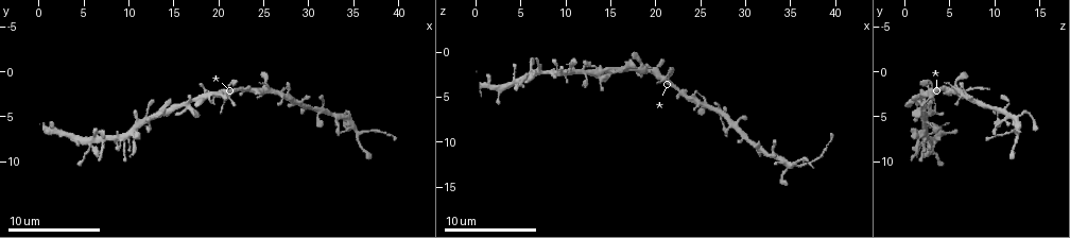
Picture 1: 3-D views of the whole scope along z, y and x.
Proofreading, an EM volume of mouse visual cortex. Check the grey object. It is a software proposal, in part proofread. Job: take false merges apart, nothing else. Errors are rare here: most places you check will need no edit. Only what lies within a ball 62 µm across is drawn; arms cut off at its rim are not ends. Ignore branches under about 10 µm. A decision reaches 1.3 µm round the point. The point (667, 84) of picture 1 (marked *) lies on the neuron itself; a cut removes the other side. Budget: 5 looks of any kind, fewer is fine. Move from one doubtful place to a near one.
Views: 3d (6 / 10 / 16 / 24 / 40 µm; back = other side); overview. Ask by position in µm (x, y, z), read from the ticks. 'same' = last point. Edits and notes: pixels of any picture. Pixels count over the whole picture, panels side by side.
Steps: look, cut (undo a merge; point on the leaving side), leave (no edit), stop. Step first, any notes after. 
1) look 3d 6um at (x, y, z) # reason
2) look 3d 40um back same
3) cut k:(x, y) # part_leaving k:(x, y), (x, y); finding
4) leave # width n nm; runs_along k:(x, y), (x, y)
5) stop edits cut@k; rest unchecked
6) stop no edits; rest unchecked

look 3d 6um at (8.0, 7.2, 2.4) # narrows sharply

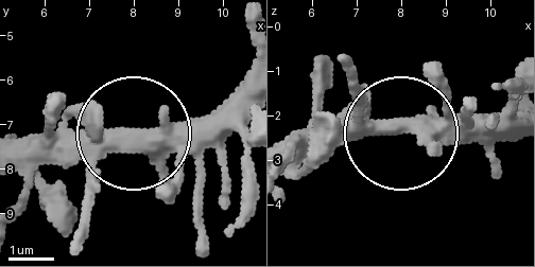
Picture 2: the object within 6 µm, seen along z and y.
look 3d 6um back at (7.95, 7.25, 2.25)

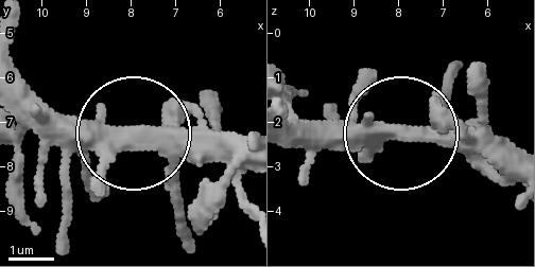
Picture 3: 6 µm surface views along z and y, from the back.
leave # runs_along 3:(20, 78), (76, 124), (244, 135); continuous, no second neuron

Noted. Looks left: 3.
look 3d 10um at (30.6, 4.0, 10.2) # side arm on a straight run

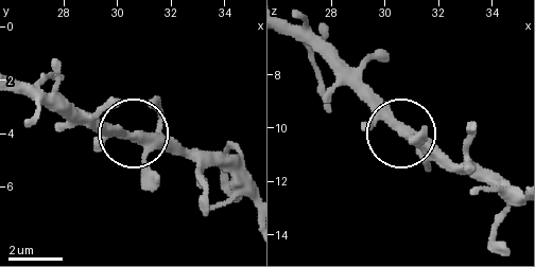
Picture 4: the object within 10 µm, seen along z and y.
leave # continuous, no second neuron

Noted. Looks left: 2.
look 3d 16um at (35.0, 6.0, 12.4) # four arms meet

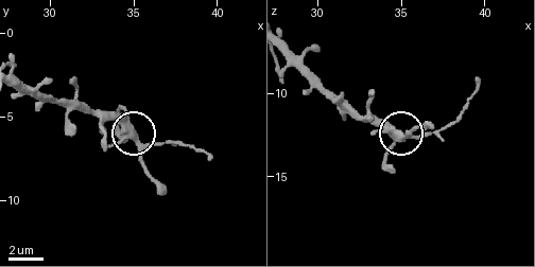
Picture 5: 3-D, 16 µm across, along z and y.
look 3d 6um at (35.1, 6.3, 12.6) # zoom in

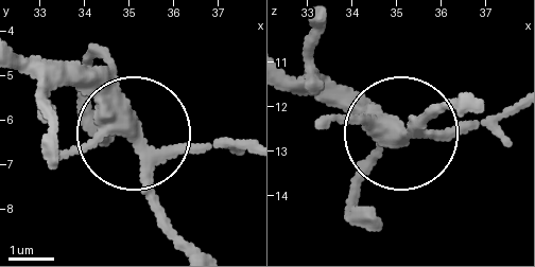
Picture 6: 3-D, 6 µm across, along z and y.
leave # runs_along 6:(18, 59), (64, 71), (143, 136), (246, 143); one neuron here

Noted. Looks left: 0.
stop no edits; rest unchecked

